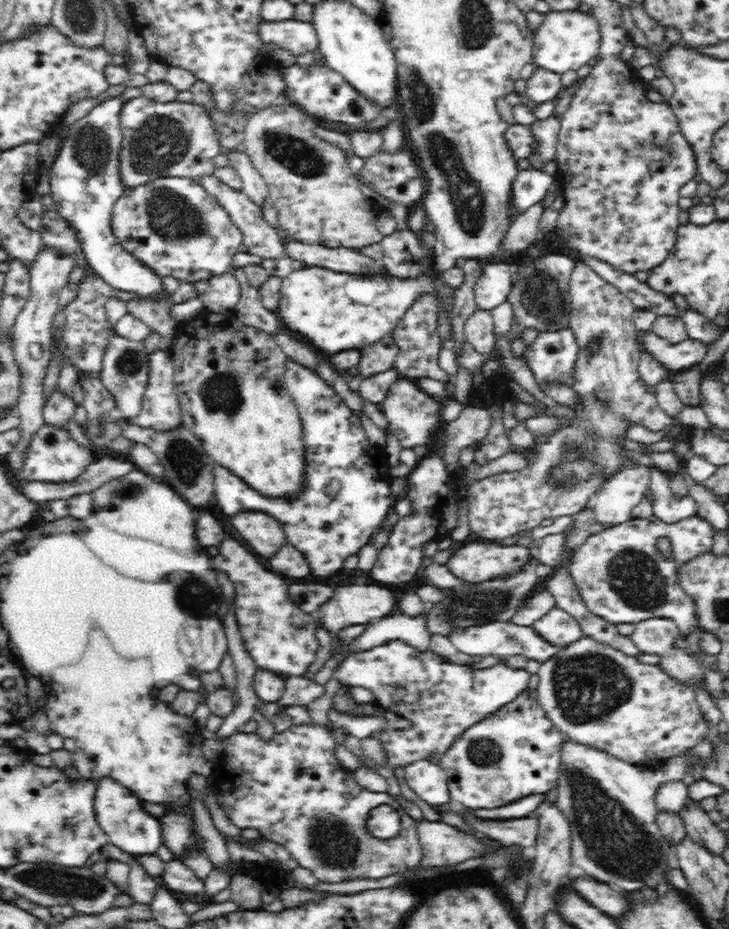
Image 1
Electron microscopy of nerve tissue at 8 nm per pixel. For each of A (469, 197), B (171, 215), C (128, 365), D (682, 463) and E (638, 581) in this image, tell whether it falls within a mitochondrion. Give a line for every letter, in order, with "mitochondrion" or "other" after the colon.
A: mitochondrion
B: mitochondrion
C: mitochondrion
D: other
E: mitochondrion

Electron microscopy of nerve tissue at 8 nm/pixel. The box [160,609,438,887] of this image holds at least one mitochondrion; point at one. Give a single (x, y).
(332, 845)

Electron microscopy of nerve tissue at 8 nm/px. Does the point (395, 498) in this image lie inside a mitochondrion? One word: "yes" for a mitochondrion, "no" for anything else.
no

